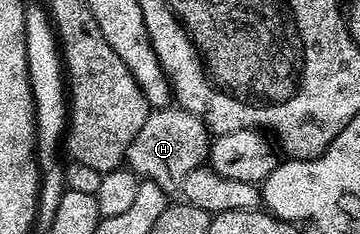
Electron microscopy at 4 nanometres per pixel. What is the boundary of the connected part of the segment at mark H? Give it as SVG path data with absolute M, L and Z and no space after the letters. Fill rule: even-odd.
M155 108L148 113L141 132L129 144L126 165L148 182L155 182L163 190L171 192L182 187L185 176L193 168L204 165L209 158L209 131L198 116L178 108Z

